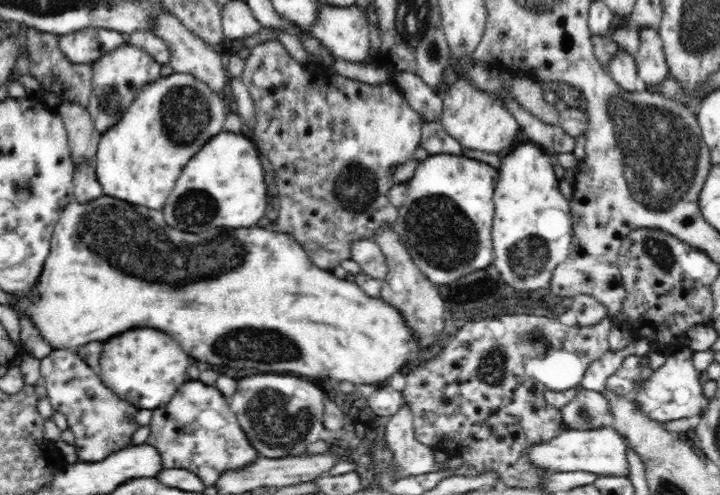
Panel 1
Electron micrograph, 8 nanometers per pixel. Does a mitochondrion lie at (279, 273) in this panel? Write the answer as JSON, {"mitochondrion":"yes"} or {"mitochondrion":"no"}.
{"mitochondrion":"no"}

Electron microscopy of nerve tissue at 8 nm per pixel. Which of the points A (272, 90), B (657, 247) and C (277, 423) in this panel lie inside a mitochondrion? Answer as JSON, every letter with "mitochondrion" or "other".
{"A":"other","B":"mitochondrion","C":"mitochondrion"}

